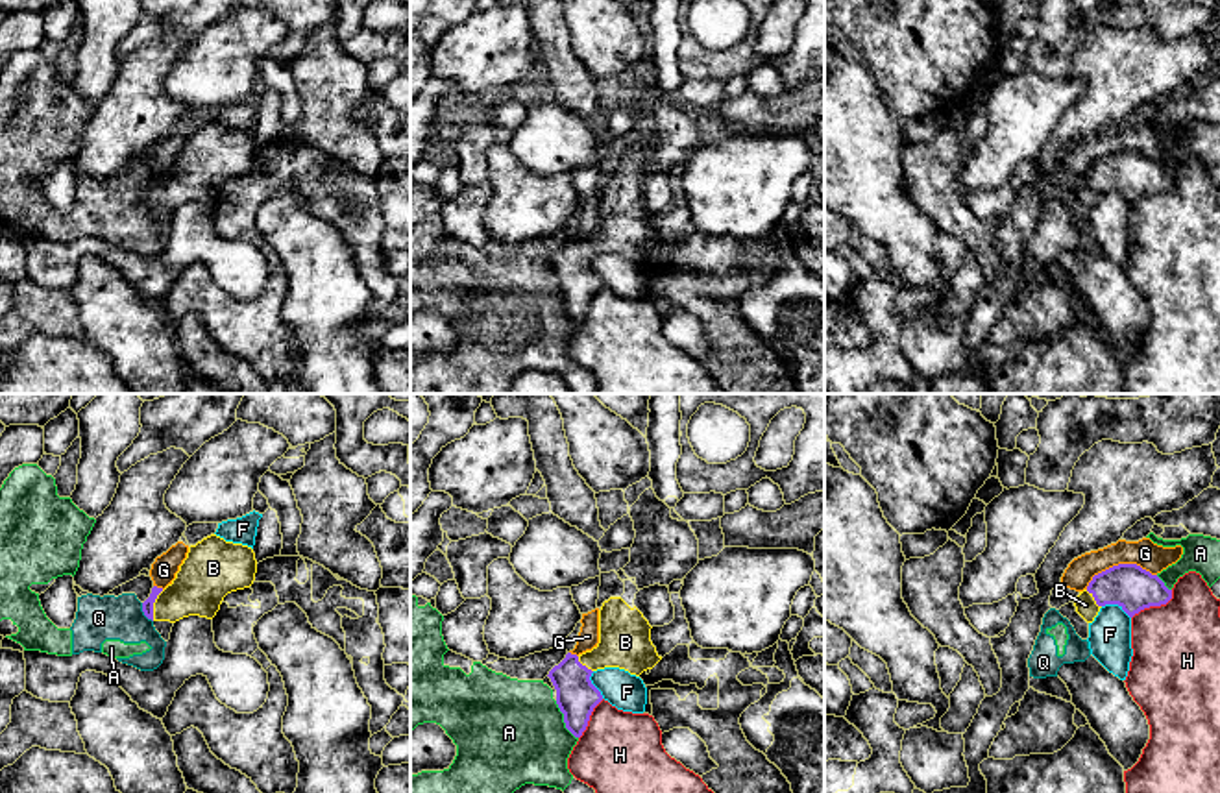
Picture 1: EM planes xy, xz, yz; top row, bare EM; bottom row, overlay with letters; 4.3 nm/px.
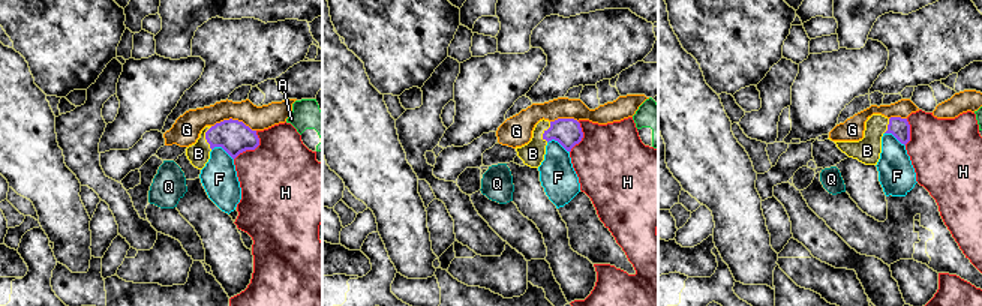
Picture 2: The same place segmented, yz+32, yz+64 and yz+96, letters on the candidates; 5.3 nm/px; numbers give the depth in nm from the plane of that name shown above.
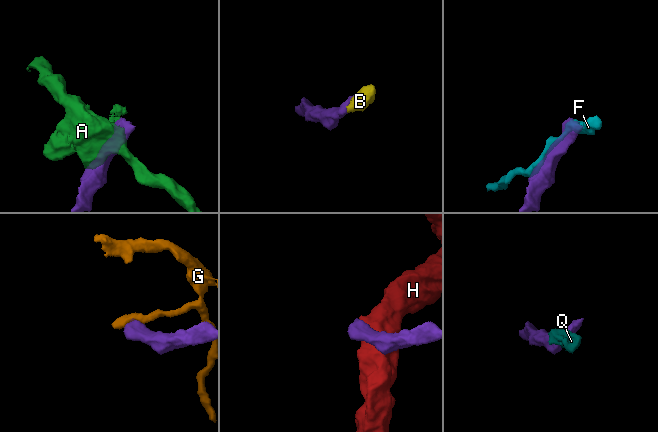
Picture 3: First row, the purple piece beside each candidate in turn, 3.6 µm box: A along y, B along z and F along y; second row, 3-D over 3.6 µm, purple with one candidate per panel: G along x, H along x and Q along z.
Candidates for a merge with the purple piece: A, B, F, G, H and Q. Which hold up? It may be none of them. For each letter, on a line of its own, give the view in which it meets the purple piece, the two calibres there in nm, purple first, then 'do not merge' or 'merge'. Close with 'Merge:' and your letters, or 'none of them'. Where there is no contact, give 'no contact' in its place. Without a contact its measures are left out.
A: meets purple in xz; 180 nm thick on the purple side, 480 nm on the other; do not merge
B: meets purple in xy; 50 nm thick on the purple side, 240 nm on the other; merge
F: meets purple in yz; 190 nm thick on the purple side, 190 nm on the other; do not merge
G: meets purple in yz; 190 nm thick on the purple side, 120 nm on the other; do not merge
H: meets purple in yz; 190 nm thick on the purple side, 380 nm on the other; do not merge
Q: meets purple in xy; 50 nm thick on the purple side, 190 nm on the other; do not merge
Merge: B

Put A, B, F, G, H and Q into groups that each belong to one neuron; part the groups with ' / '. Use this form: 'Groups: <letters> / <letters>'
Groups: A Q / B / F / G / H

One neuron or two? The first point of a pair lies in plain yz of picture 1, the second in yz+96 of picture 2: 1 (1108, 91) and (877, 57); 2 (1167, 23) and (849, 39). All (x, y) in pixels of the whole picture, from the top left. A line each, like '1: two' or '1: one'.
1: two
2: one

